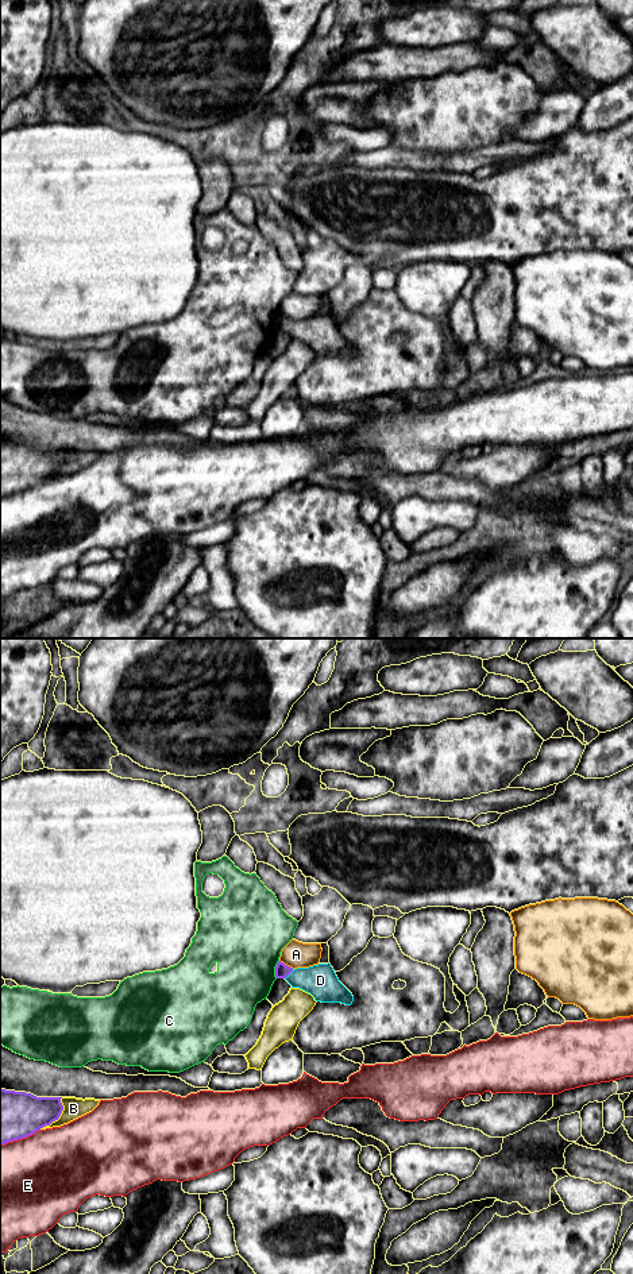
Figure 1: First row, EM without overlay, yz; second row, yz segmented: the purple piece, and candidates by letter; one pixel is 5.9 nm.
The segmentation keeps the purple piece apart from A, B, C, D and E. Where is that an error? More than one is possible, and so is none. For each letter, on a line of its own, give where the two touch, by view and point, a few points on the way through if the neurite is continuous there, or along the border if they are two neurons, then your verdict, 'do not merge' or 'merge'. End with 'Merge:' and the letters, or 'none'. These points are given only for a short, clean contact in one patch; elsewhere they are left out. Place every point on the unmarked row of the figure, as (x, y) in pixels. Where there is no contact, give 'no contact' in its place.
A: meets purple in yz at (286, 317); do not merge
B: meets purple in yz at (58, 470); do not merge
C: meets purple in yz at (276, 321); do not merge
D: meets purple in yz at (289, 325); runs through yz (282, 323), (289, 325), (294, 329), (320, 332); merge
E: meets purple in yz at (19, 490); do not merge
Merge: D

